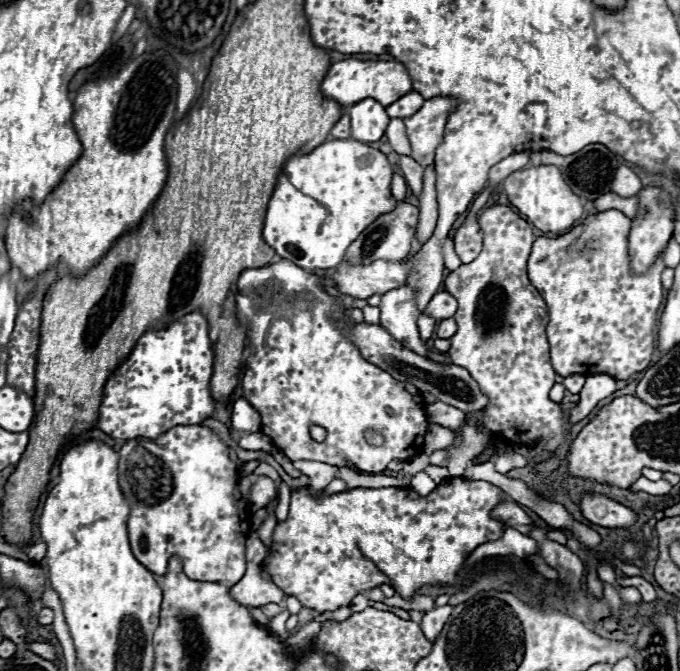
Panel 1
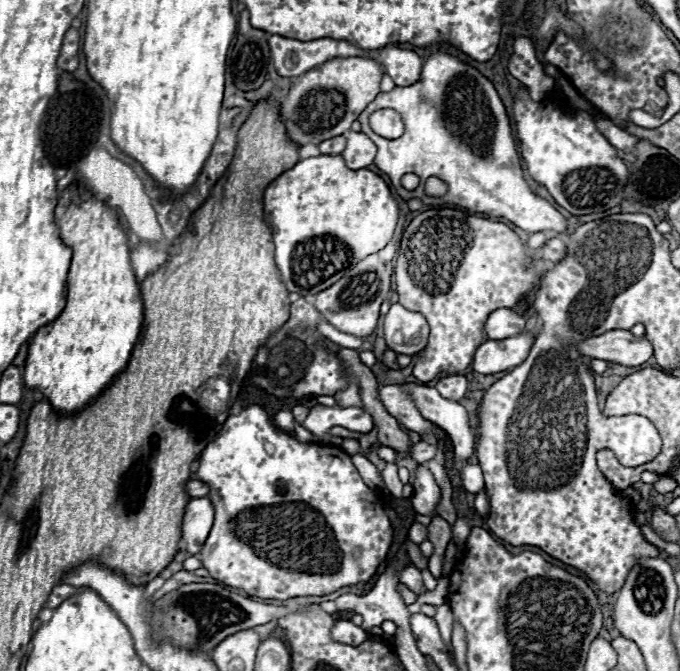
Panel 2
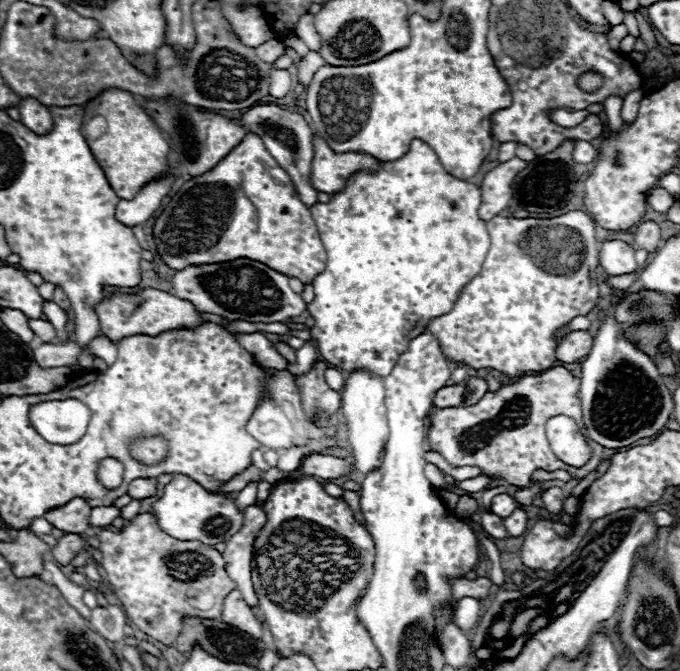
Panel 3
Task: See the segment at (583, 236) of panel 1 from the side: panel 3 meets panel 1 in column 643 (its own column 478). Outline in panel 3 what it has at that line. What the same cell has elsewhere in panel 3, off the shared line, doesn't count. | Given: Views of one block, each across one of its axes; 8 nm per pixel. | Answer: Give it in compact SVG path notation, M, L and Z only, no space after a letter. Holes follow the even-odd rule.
M580 210L556 218L504 218L494 216L486 222L490 250L482 270L460 292L454 308L428 322L428 328L442 344L444 356L452 362L466 364L474 370L494 368L510 380L522 378L526 372L544 372L556 362L554 330L568 324L576 316L594 310L600 294L596 282L600 242L594 236L594 220Z

